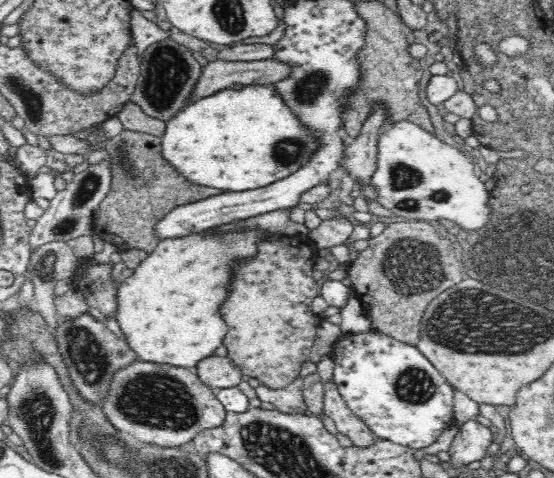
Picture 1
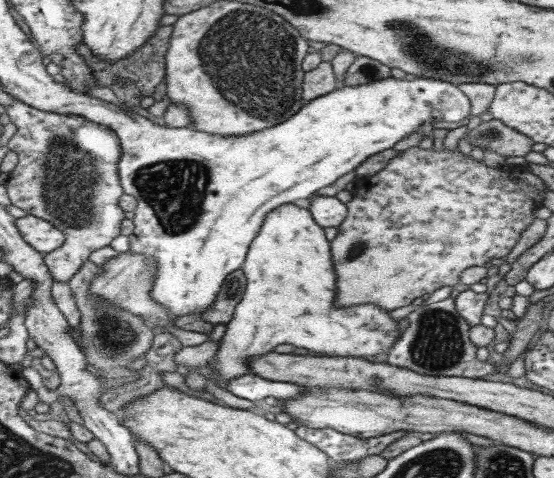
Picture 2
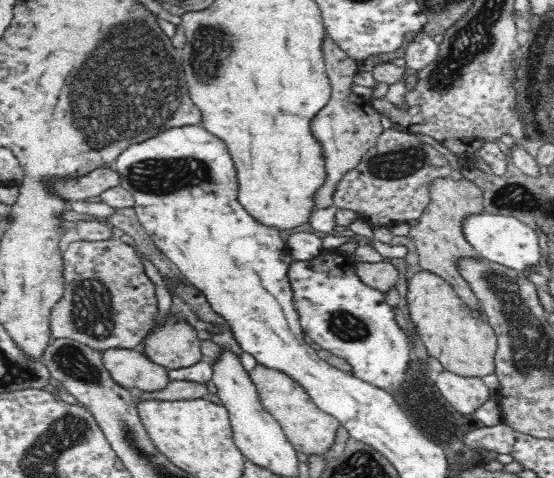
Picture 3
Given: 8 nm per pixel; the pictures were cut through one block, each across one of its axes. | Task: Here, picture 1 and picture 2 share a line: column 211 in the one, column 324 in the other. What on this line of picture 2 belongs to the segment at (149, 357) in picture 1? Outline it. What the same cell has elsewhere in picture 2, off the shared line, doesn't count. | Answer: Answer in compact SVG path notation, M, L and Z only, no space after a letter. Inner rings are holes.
M282 204L266 214L241 268L244 269L247 285L243 298L236 306L233 319L227 324L226 334L220 340L221 348L211 363L215 376L208 379L223 389L226 389L227 380L250 374L246 364L249 360L270 353L281 344L304 348L320 356L342 356L380 363L403 334L399 330L398 322L392 319L385 308L376 304L358 304L352 309L334 306L338 288L329 240L326 238L325 229L316 224L304 204Z

